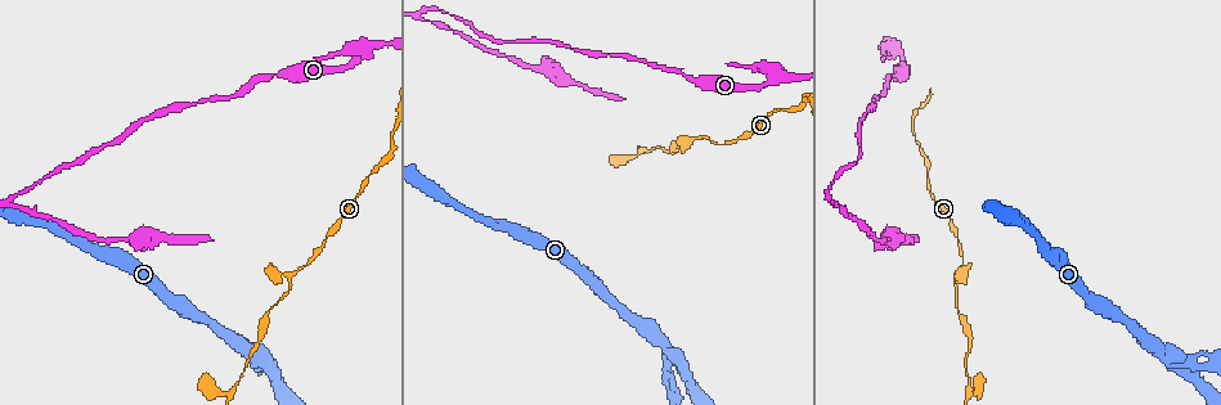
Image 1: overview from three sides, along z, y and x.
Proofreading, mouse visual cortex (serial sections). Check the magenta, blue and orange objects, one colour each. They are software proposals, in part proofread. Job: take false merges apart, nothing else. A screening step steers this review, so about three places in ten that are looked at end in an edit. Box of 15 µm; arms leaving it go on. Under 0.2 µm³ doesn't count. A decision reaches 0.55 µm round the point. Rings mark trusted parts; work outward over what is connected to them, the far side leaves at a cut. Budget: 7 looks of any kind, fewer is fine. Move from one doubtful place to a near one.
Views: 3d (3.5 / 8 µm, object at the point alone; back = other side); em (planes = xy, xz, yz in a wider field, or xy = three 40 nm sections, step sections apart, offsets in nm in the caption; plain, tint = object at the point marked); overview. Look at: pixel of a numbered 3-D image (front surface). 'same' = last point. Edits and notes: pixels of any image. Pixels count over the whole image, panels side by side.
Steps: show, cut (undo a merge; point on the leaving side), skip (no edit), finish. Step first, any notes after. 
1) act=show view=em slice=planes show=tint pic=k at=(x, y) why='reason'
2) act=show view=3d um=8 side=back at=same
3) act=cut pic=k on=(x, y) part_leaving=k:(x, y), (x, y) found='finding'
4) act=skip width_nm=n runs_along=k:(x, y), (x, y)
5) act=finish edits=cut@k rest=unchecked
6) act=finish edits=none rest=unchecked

act=show view=em slice=xy step=1 show=tint pic=1 at=(666, 342) why='three-way junction'

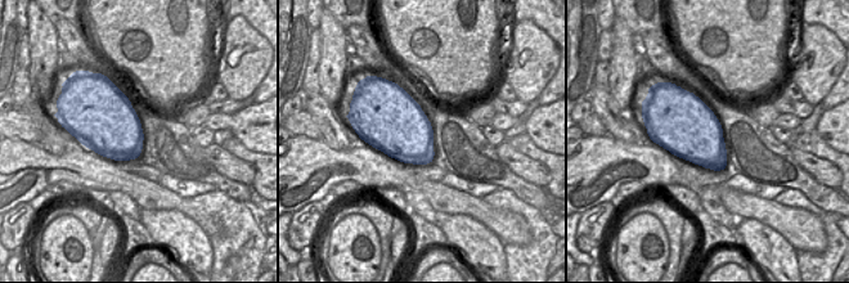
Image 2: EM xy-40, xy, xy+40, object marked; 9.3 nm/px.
act=show view=3d um=3.5 side=back at=same

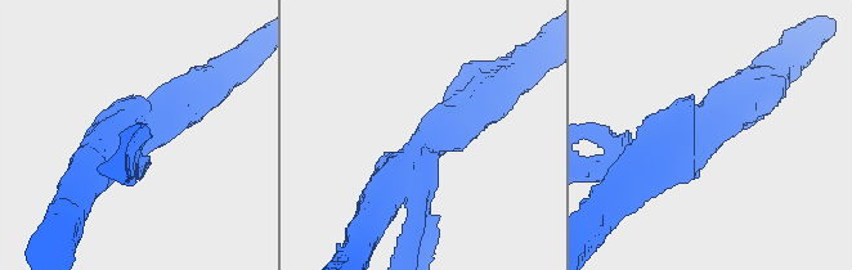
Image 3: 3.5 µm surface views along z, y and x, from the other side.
act=cut pic=3 on=(424, 234) part_leaving=3:(420, 149), (424, 183), (408, 259) found='a second cell is stuck on'

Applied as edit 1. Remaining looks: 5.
act=show view=3d um=3.5 pic=1 at=(773, 77) why='narrows sharply'

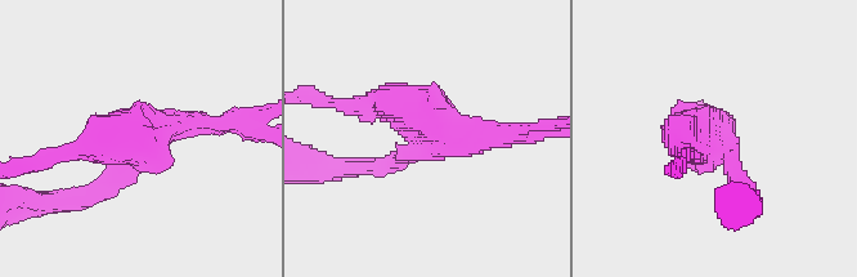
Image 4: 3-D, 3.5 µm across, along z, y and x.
act=show view=em slice=planes show=tint pic=4 at=(717, 148) why='now the EM'

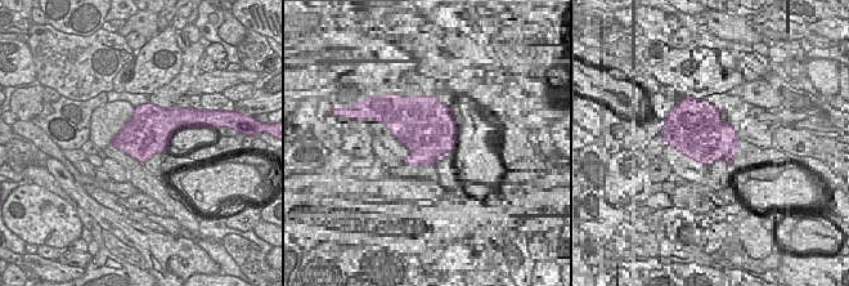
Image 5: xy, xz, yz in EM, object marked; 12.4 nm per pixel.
act=cut pic=4 on=(678, 108) part_leaving=4:(722, 147), (682, 139), (682, 159) found='a second cell is stuck on'

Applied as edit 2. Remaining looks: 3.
act=show view=3d um=3.5 pic=1 at=(421, 21) why='abrupt turn'

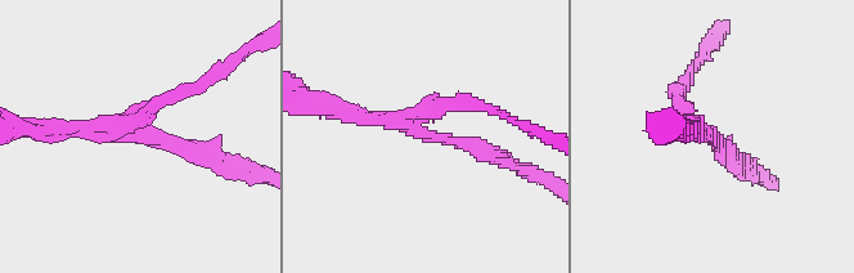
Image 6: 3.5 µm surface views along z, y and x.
act=show view=em slice=planes show=tint pic=6 at=(704, 127) why='now the EM'

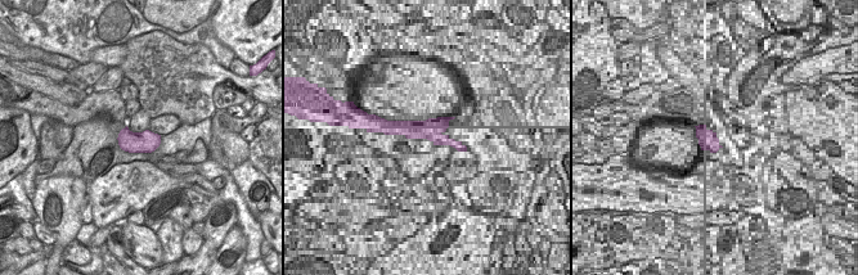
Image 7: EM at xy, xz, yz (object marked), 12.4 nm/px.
act=cut pic=6 on=(354, 117) part_leaving=6:(414, 124), (521, 170) found='two cells meet here'

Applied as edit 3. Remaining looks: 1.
act=finish edits=cut@3,cut@4,cut@6 rest=unchecked

